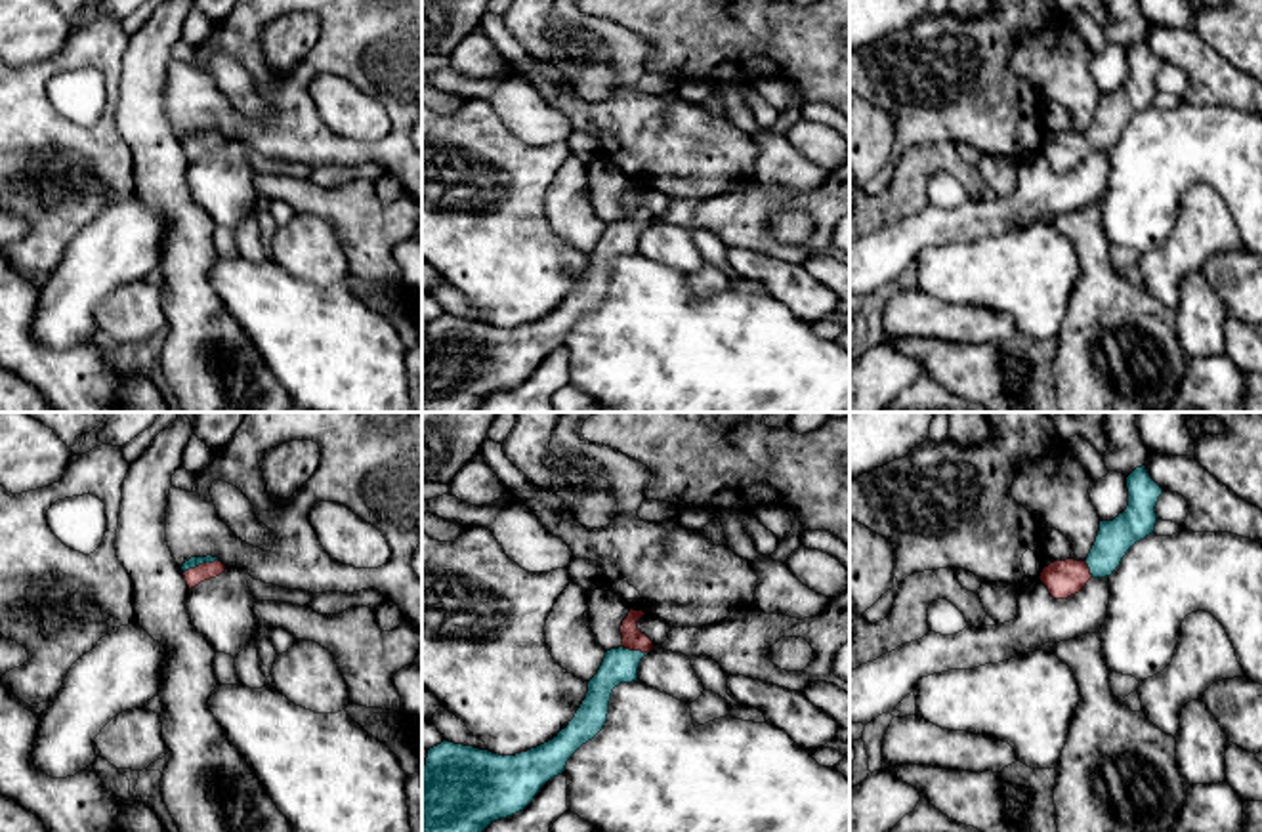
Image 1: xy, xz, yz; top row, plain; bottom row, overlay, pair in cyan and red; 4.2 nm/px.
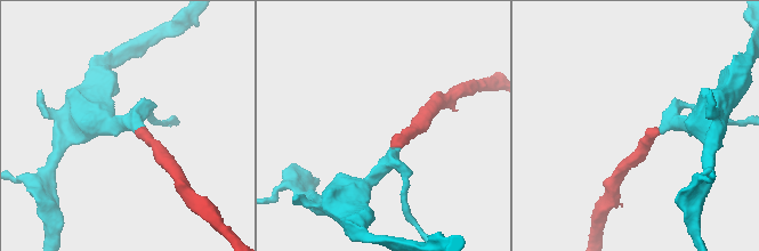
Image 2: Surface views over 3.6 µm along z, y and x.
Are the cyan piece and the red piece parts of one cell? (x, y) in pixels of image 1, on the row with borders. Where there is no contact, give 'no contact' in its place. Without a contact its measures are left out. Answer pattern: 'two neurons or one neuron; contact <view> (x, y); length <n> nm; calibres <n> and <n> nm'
one neuron; contact xy (199, 563); length 160 nm; calibres 50 and 80 nm

